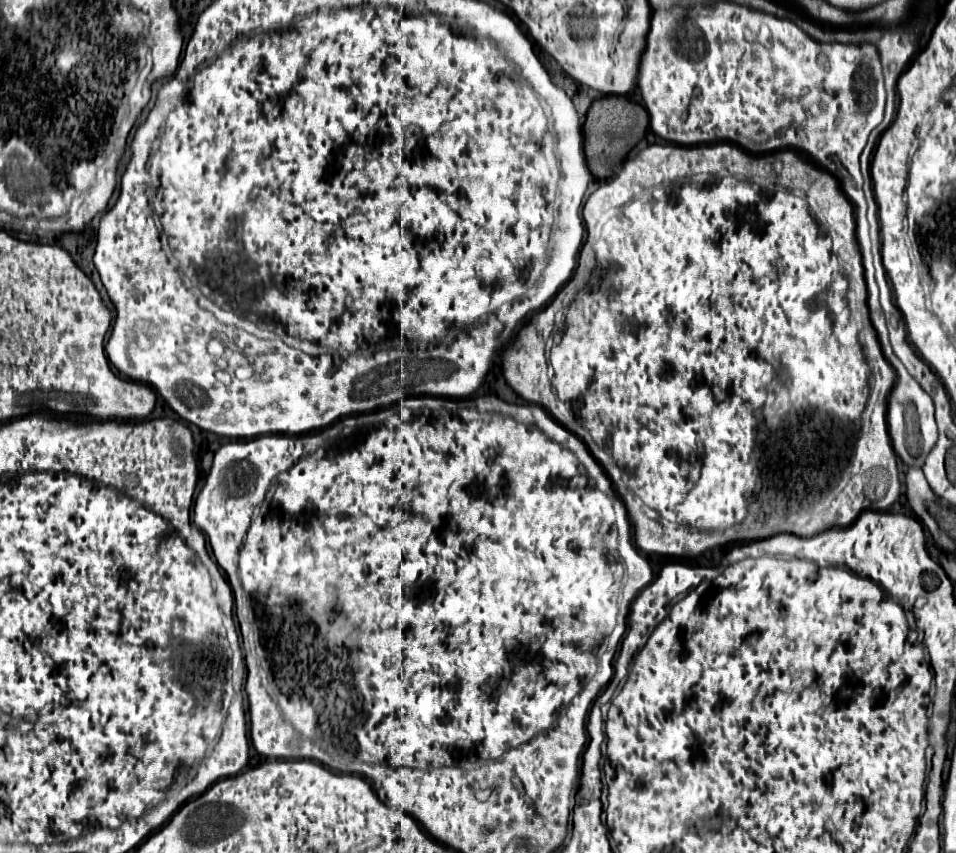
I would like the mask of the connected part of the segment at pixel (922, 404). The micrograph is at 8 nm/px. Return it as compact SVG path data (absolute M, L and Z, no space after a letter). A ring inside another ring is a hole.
M876 295L868 297L868 307L870 307L870 319L872 319L872 323L878 331L882 353L890 361L890 365L894 367L894 371L898 375L898 381L896 381L896 385L892 389L892 395L890 395L890 401L888 401L888 429L890 429L892 447L906 467L922 469L924 459L928 457L928 453L932 451L932 447L938 441L938 427L936 427L936 421L934 421L934 403L932 403L932 397L916 383L916 379L906 371L902 361L894 355L894 351L890 347L890 341L888 341L888 329L886 329L884 313L882 313L882 307L880 307L880 301L876 299Z

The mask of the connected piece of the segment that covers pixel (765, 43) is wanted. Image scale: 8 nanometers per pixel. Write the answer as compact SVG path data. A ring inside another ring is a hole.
M718 1L712 6L674 7L670 11L654 11L652 13L648 43L646 43L646 51L642 55L642 63L640 63L638 87L640 87L642 99L646 103L648 115L650 115L650 127L662 139L672 141L672 143L680 143L680 145L732 141L750 153L768 153L774 149L782 149L782 137L784 137L784 143L788 143L788 147L796 149L796 145L804 145L806 153L810 153L810 157L814 157L814 161L820 167L824 167L826 171L836 175L836 179L842 181L842 189L852 203L866 203L864 193L860 189L860 163L858 163L858 159L860 159L860 153L868 141L872 127L880 125L880 121L884 117L884 101L886 101L882 67L880 67L878 53L876 53L874 45L856 47L856 45L840 45L840 43L830 43L830 45L816 43L788 19L776 19L767 13L746 9L746 7L730 3L730 1Z

